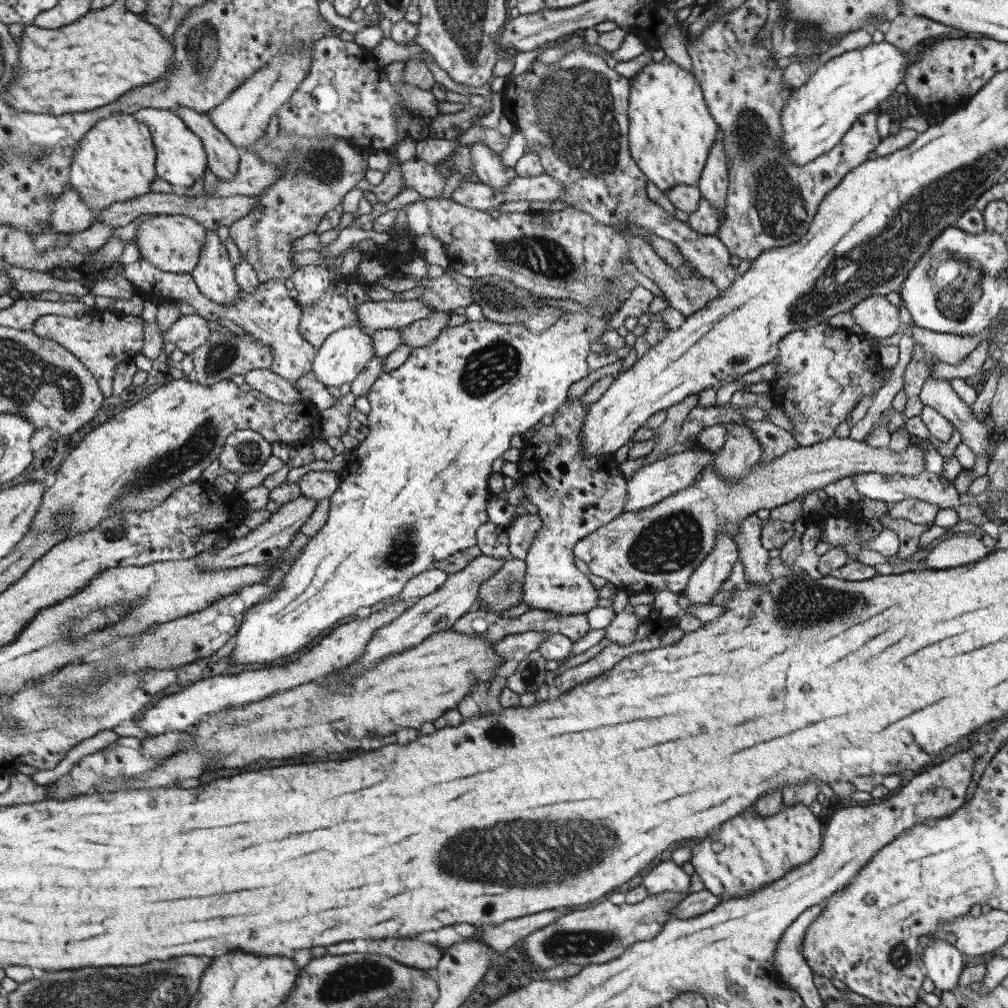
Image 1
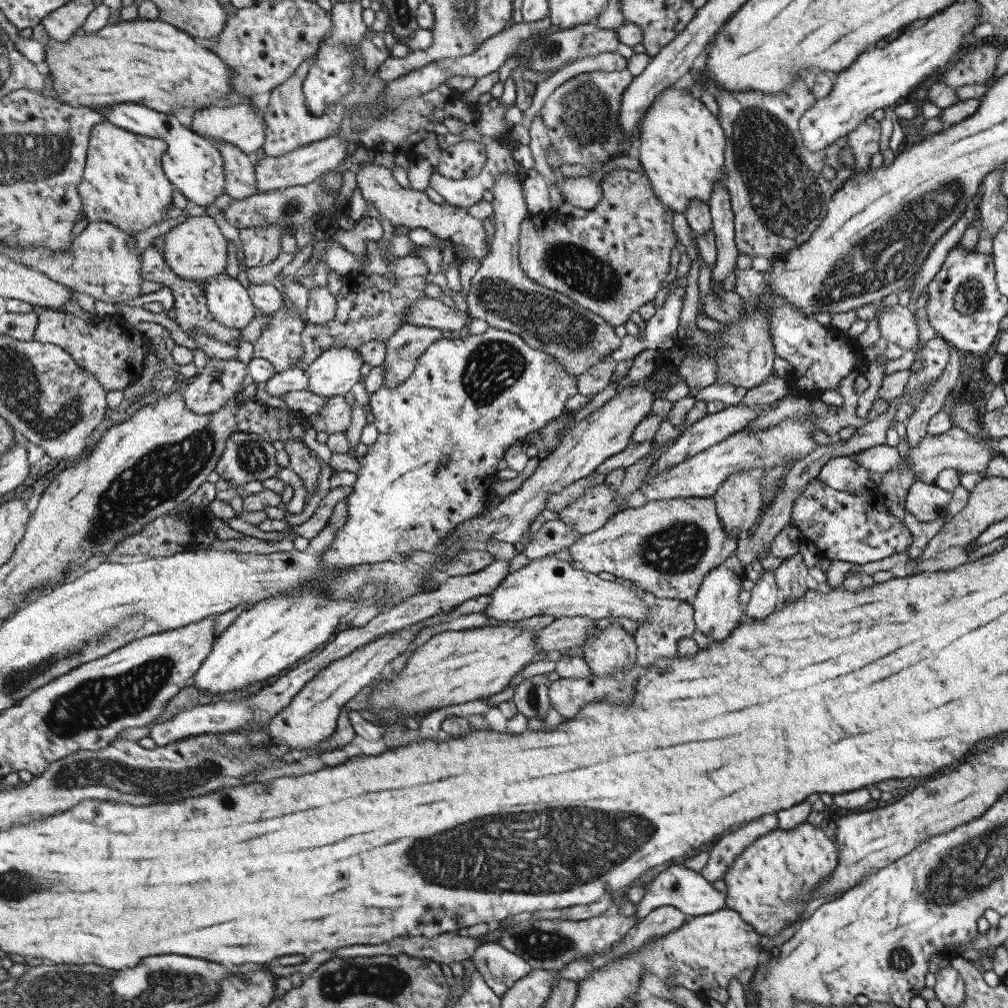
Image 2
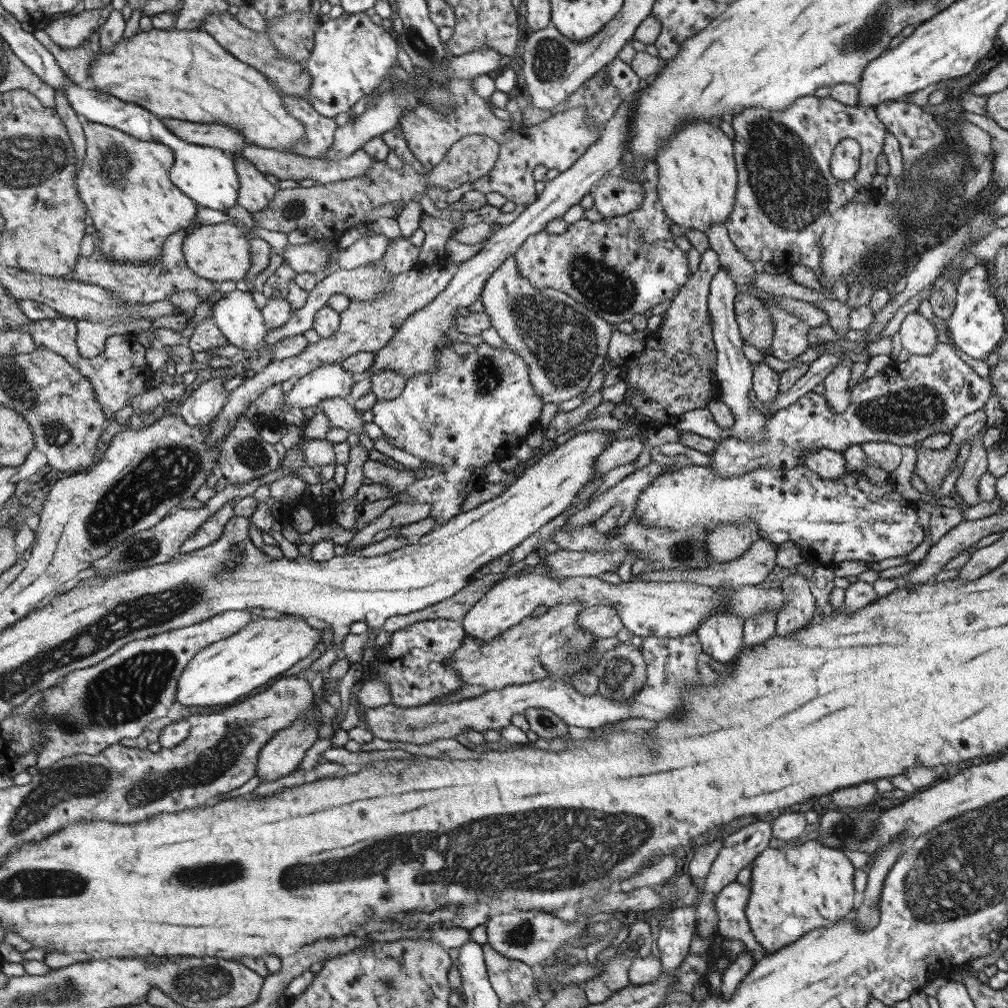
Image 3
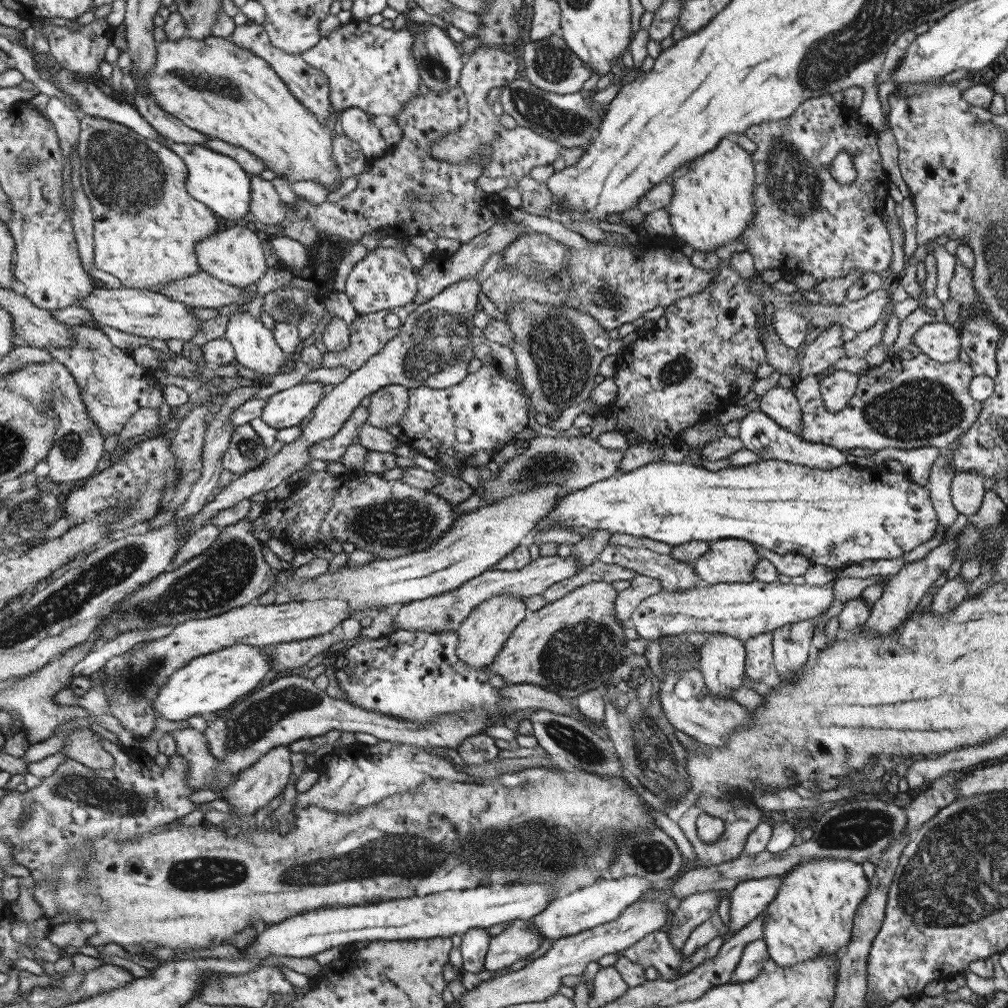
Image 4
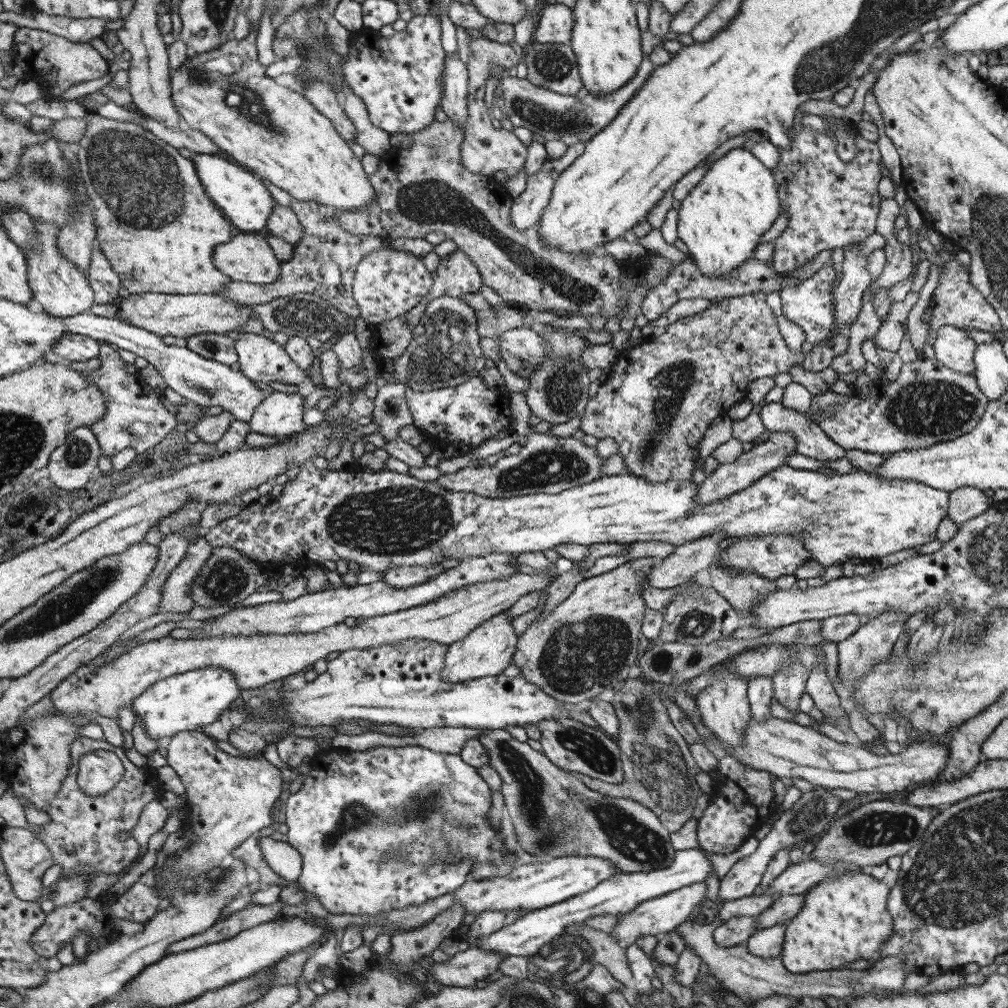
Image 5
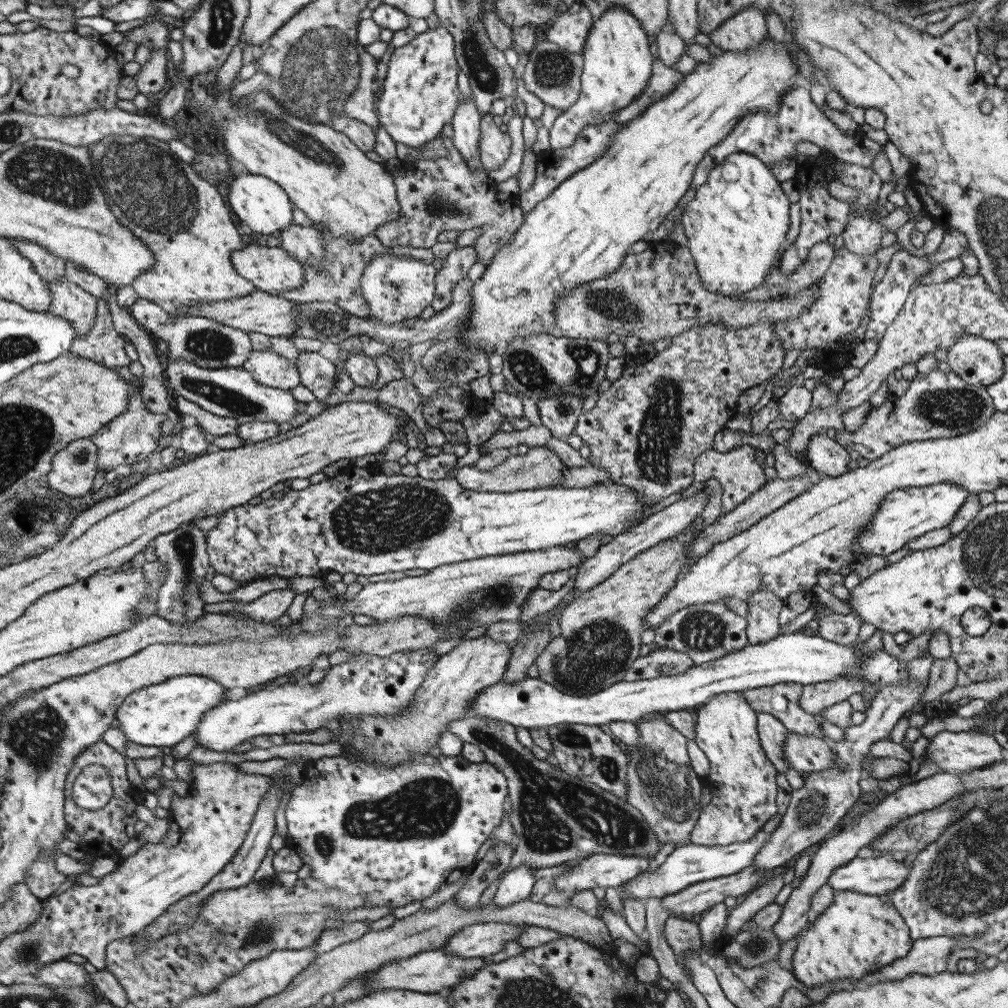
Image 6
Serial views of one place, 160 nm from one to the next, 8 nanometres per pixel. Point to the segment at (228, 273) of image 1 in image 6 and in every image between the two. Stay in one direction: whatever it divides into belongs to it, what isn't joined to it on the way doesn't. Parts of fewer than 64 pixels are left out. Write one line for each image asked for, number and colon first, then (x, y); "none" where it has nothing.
2: (228, 302)
3: (240, 322)
4: (253, 345)
5: (259, 359)
6: (266, 367)

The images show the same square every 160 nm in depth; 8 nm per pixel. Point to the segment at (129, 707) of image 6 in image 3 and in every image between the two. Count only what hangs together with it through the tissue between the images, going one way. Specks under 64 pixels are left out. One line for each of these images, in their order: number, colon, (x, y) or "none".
3: (223, 673)
4: (207, 683)
5: (182, 702)

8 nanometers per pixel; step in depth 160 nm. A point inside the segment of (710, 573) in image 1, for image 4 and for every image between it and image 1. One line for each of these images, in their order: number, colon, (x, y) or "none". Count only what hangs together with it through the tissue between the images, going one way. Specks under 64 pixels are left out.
2: (715, 608)
3: (720, 634)
4: (721, 663)

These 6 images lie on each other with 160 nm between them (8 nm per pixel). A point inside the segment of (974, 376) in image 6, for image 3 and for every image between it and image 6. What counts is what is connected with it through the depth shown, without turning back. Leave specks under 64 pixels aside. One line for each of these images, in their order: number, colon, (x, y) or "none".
3: (917, 336)
4: (938, 341)
5: (952, 348)

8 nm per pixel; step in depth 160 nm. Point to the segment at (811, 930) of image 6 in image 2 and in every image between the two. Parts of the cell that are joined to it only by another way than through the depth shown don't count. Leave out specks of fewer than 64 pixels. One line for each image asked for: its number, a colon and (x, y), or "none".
2: (769, 882)
3: (793, 888)
4: (811, 914)
5: (843, 918)

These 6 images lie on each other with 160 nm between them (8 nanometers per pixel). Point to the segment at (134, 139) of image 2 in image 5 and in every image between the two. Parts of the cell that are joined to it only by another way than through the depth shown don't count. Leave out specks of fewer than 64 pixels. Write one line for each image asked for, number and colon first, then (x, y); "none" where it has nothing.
3: (124, 182)
4: (146, 226)
5: (155, 224)

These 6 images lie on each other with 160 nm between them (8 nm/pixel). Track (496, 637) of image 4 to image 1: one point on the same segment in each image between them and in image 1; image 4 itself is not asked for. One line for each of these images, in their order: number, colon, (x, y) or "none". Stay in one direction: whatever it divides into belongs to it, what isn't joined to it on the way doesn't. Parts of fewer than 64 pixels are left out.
1: (574, 495)
2: (544, 586)
3: (661, 609)

